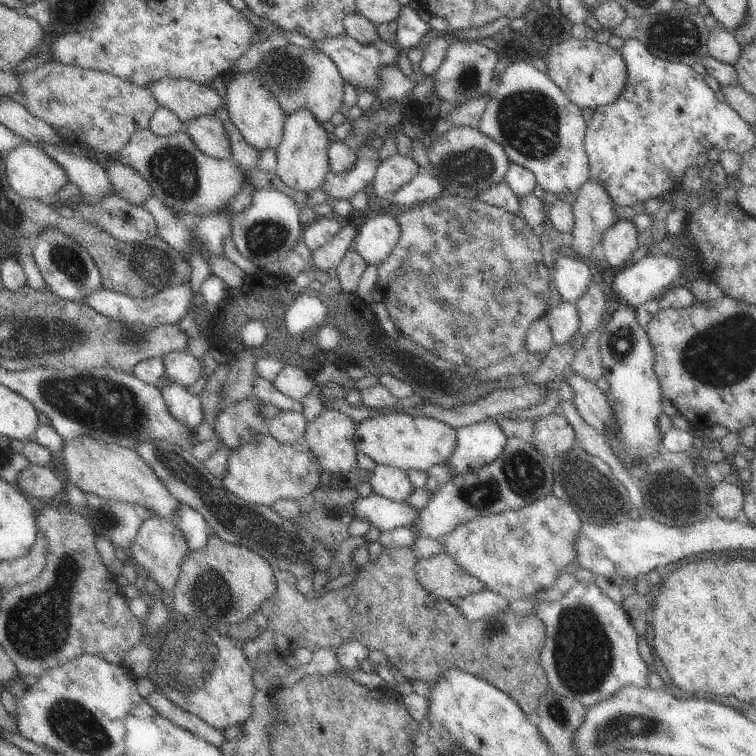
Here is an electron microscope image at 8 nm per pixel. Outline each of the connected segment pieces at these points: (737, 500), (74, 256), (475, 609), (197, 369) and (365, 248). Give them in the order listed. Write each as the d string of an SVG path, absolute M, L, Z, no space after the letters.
M726 481L715 484L710 494L710 508L716 512L715 516L731 521L743 516L744 501L745 492L741 486Z
M54 225L38 233L33 242L33 257L46 286L60 298L82 303L91 292L102 288L101 274L90 253Z
M484 587L480 592L472 593L462 597L455 604L456 608L471 621L478 620L483 616L506 612L509 602L497 592Z
M172 351L165 356L166 374L183 387L194 384L203 374L202 361L186 351Z
M392 214L376 215L359 230L353 248L367 264L380 266L394 250L401 235L401 226Z

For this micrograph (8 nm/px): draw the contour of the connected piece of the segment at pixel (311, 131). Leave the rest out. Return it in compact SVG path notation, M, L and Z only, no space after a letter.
M299 108L295 113L287 115L283 124L283 135L277 146L277 167L275 173L280 180L300 192L310 192L321 188L324 179L330 174L329 148L332 144L329 133L308 110Z

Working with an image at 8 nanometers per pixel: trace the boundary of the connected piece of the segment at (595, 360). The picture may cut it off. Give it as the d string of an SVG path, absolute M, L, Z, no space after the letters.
M594 329L586 339L586 342L575 352L574 360L570 368L583 377L595 381L603 376L601 363L601 348L599 338L601 333Z

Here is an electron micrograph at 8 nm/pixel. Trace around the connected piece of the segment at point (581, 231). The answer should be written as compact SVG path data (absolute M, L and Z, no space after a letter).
M590 178L570 200L574 224L568 244L572 254L590 256L592 246L602 242L606 230L619 219L614 209L615 202L601 184Z

